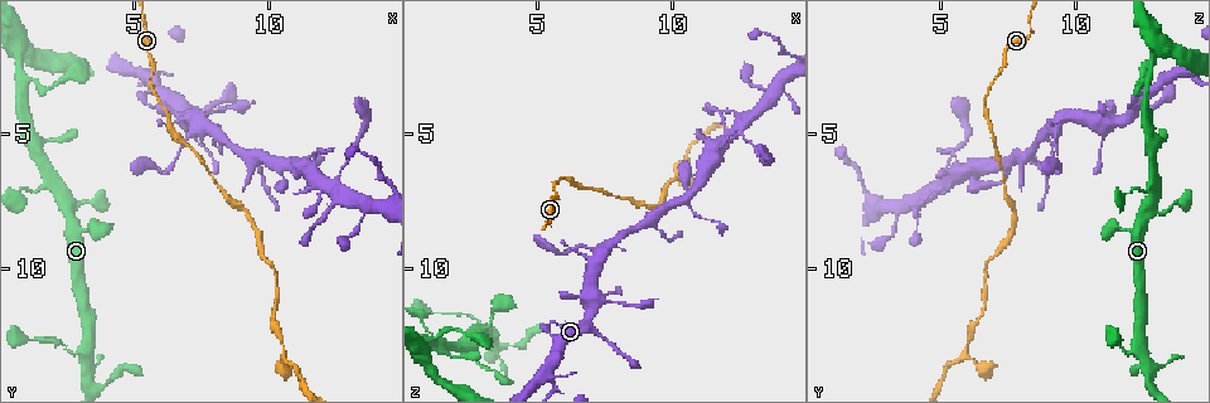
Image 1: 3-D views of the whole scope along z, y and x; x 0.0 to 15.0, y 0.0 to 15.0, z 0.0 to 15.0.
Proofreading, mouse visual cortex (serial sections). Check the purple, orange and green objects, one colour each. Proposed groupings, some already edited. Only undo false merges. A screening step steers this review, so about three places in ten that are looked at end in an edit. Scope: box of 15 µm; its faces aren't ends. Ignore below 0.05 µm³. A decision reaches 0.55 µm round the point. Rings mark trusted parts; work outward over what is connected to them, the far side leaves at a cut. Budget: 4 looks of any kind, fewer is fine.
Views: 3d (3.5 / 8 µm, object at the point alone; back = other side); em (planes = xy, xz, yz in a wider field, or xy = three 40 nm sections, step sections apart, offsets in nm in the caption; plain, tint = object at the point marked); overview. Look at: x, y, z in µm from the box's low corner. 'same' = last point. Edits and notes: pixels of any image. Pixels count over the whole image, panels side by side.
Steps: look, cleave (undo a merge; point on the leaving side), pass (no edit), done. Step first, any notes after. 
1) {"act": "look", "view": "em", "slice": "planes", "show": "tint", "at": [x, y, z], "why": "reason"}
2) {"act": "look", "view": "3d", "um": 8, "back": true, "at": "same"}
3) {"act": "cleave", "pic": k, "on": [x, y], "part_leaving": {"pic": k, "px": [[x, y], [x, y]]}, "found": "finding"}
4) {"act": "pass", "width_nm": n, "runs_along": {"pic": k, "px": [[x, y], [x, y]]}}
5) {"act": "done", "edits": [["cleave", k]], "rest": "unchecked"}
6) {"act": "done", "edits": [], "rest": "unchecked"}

{"act": "look", "view": "em", "slice": "xy", "step": 3, "show": "tint", "at": [3.3, 7.6, 13.8], "why": "sudden change in width"}

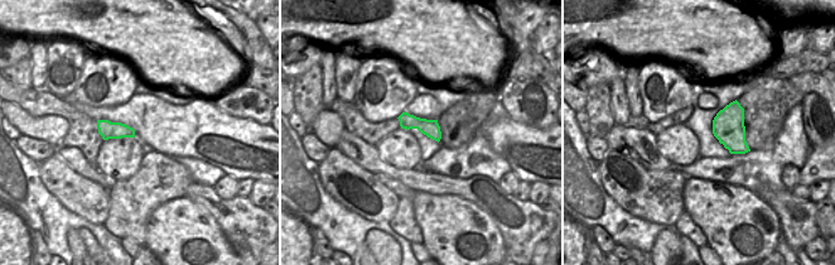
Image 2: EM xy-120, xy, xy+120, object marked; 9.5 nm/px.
{"act": "look", "view": "3d", "um": 3.5, "at": "same", "why": "wider look"}

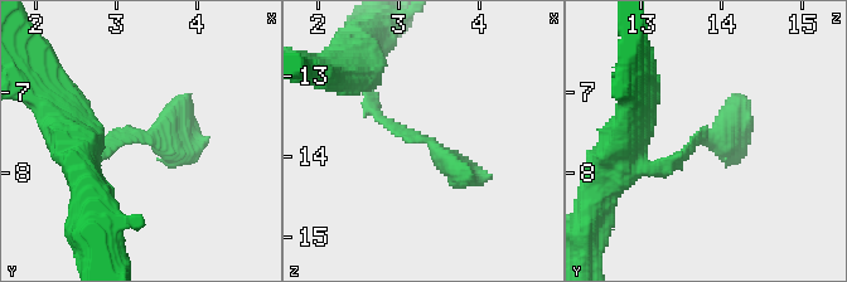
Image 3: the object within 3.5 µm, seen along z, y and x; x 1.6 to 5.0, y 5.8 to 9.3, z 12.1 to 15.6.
{"act": "pass", "width_nm": 170, "runs_along": {"pic": 3, "px": [[372, 103], [460, 171], [492, 178]]}, "found": "all the same cell"}

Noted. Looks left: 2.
{"act": "look", "view": "3d", "um": 8, "at": [2.1, 5.2, 13.2], "why": "narrows sharply"}

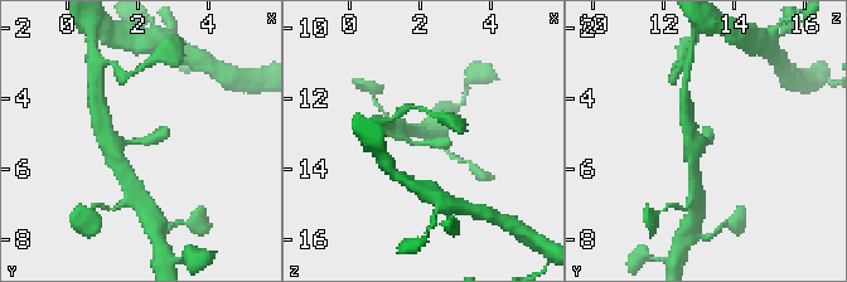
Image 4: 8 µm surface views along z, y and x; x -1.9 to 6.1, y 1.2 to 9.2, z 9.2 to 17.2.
{"act": "look", "view": "3d", "um": 3.5, "at": [2.1, 5.2, 13.2], "why": "closer look"}

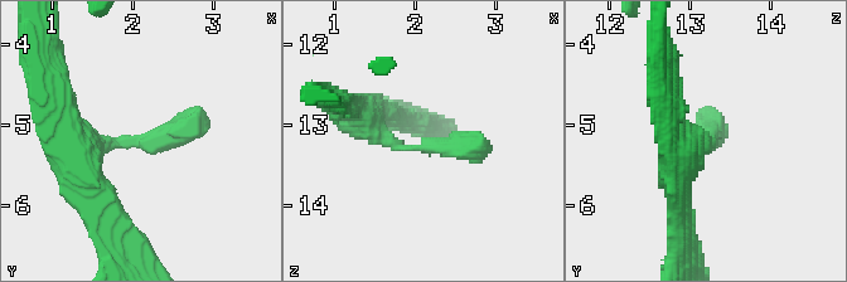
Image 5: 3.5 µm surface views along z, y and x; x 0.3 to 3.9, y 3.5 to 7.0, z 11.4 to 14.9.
{"act": "pass", "runs_along": {"pic": 5, "px": [[78, 164], [198, 110]]}, "found": "all the same cell"}

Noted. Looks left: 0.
{"act": "done", "edits": [], "rest": "unchecked"}

